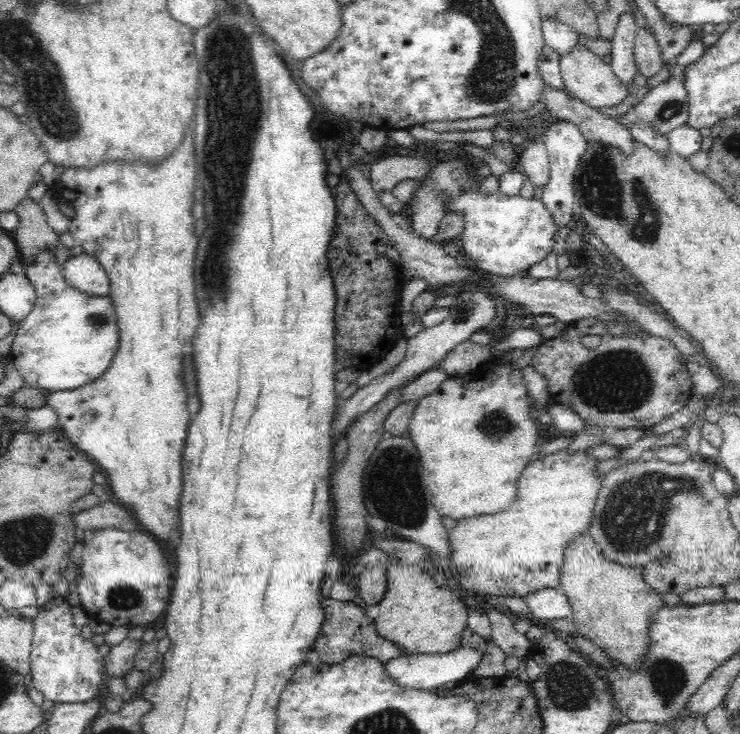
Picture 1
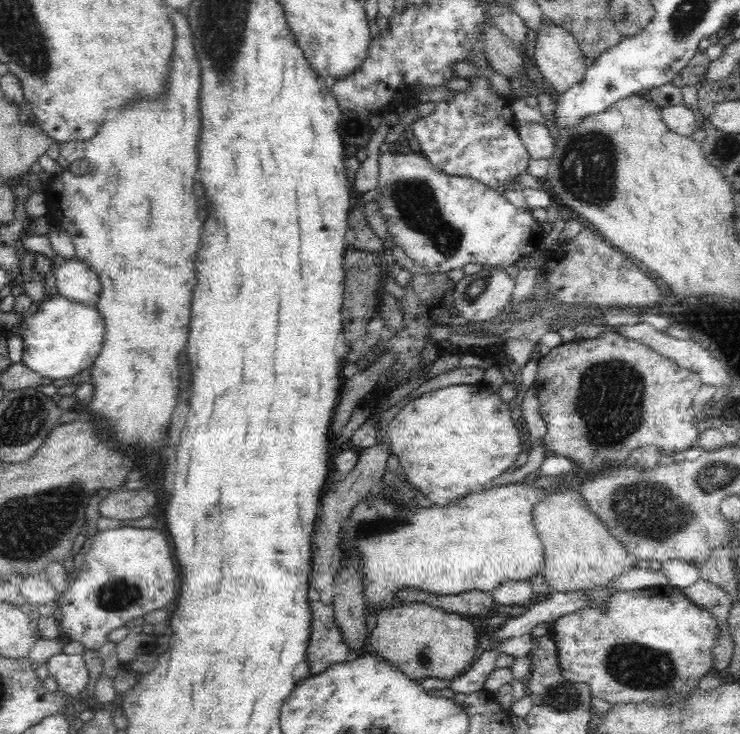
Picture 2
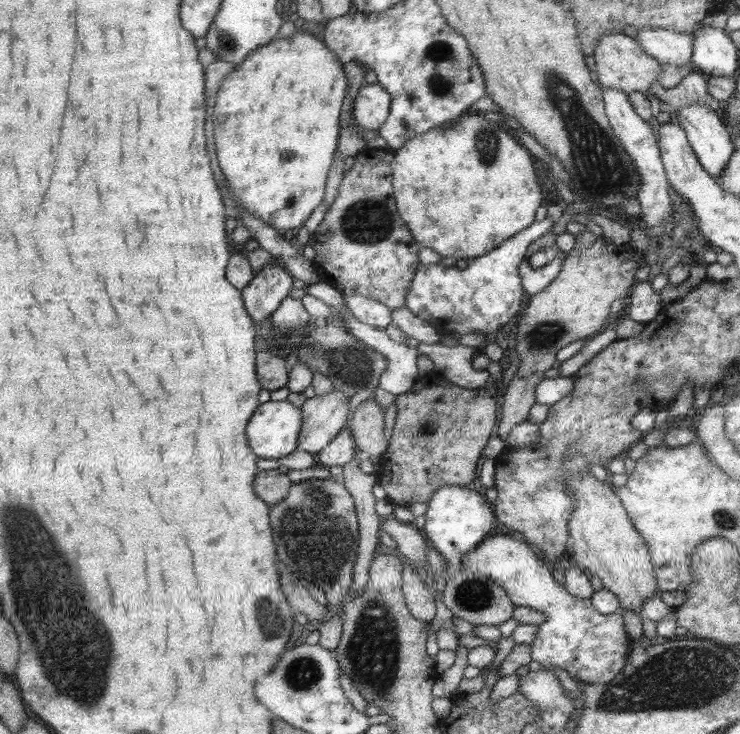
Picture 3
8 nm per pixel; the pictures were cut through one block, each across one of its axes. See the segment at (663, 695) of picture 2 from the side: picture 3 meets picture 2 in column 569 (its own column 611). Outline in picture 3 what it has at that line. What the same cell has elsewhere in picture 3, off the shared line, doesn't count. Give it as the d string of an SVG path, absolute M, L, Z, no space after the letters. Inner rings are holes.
M490 535L489 538L484 539L484 542L476 550L469 551L463 557L462 568L472 573L484 574L487 578L494 580L504 588L515 607L534 608L547 617L546 622L538 627L536 640L530 644L531 657L534 662L538 662L541 666L562 668L574 681L596 685L614 682L624 668L627 668L628 660L631 658L632 640L626 632L623 617L617 612L610 615L600 614L599 611L595 610L595 606L590 599L571 596L572 594L564 589L564 586L560 586L552 578L552 574L544 566L544 562L534 552L530 552L530 548L526 544L516 542L510 536Z

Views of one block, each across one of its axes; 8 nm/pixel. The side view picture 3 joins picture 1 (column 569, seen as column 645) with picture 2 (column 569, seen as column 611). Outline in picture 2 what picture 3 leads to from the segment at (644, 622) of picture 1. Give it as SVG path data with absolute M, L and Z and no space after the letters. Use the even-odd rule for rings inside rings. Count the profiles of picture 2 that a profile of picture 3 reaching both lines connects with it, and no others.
M558 486L550 490L550 494L533 506L531 517L544 546L543 575L553 592L582 591L589 596L587 607L601 607L616 592L608 584L638 566L627 548L611 536L600 517L588 507L588 501L574 492L574 488Z

